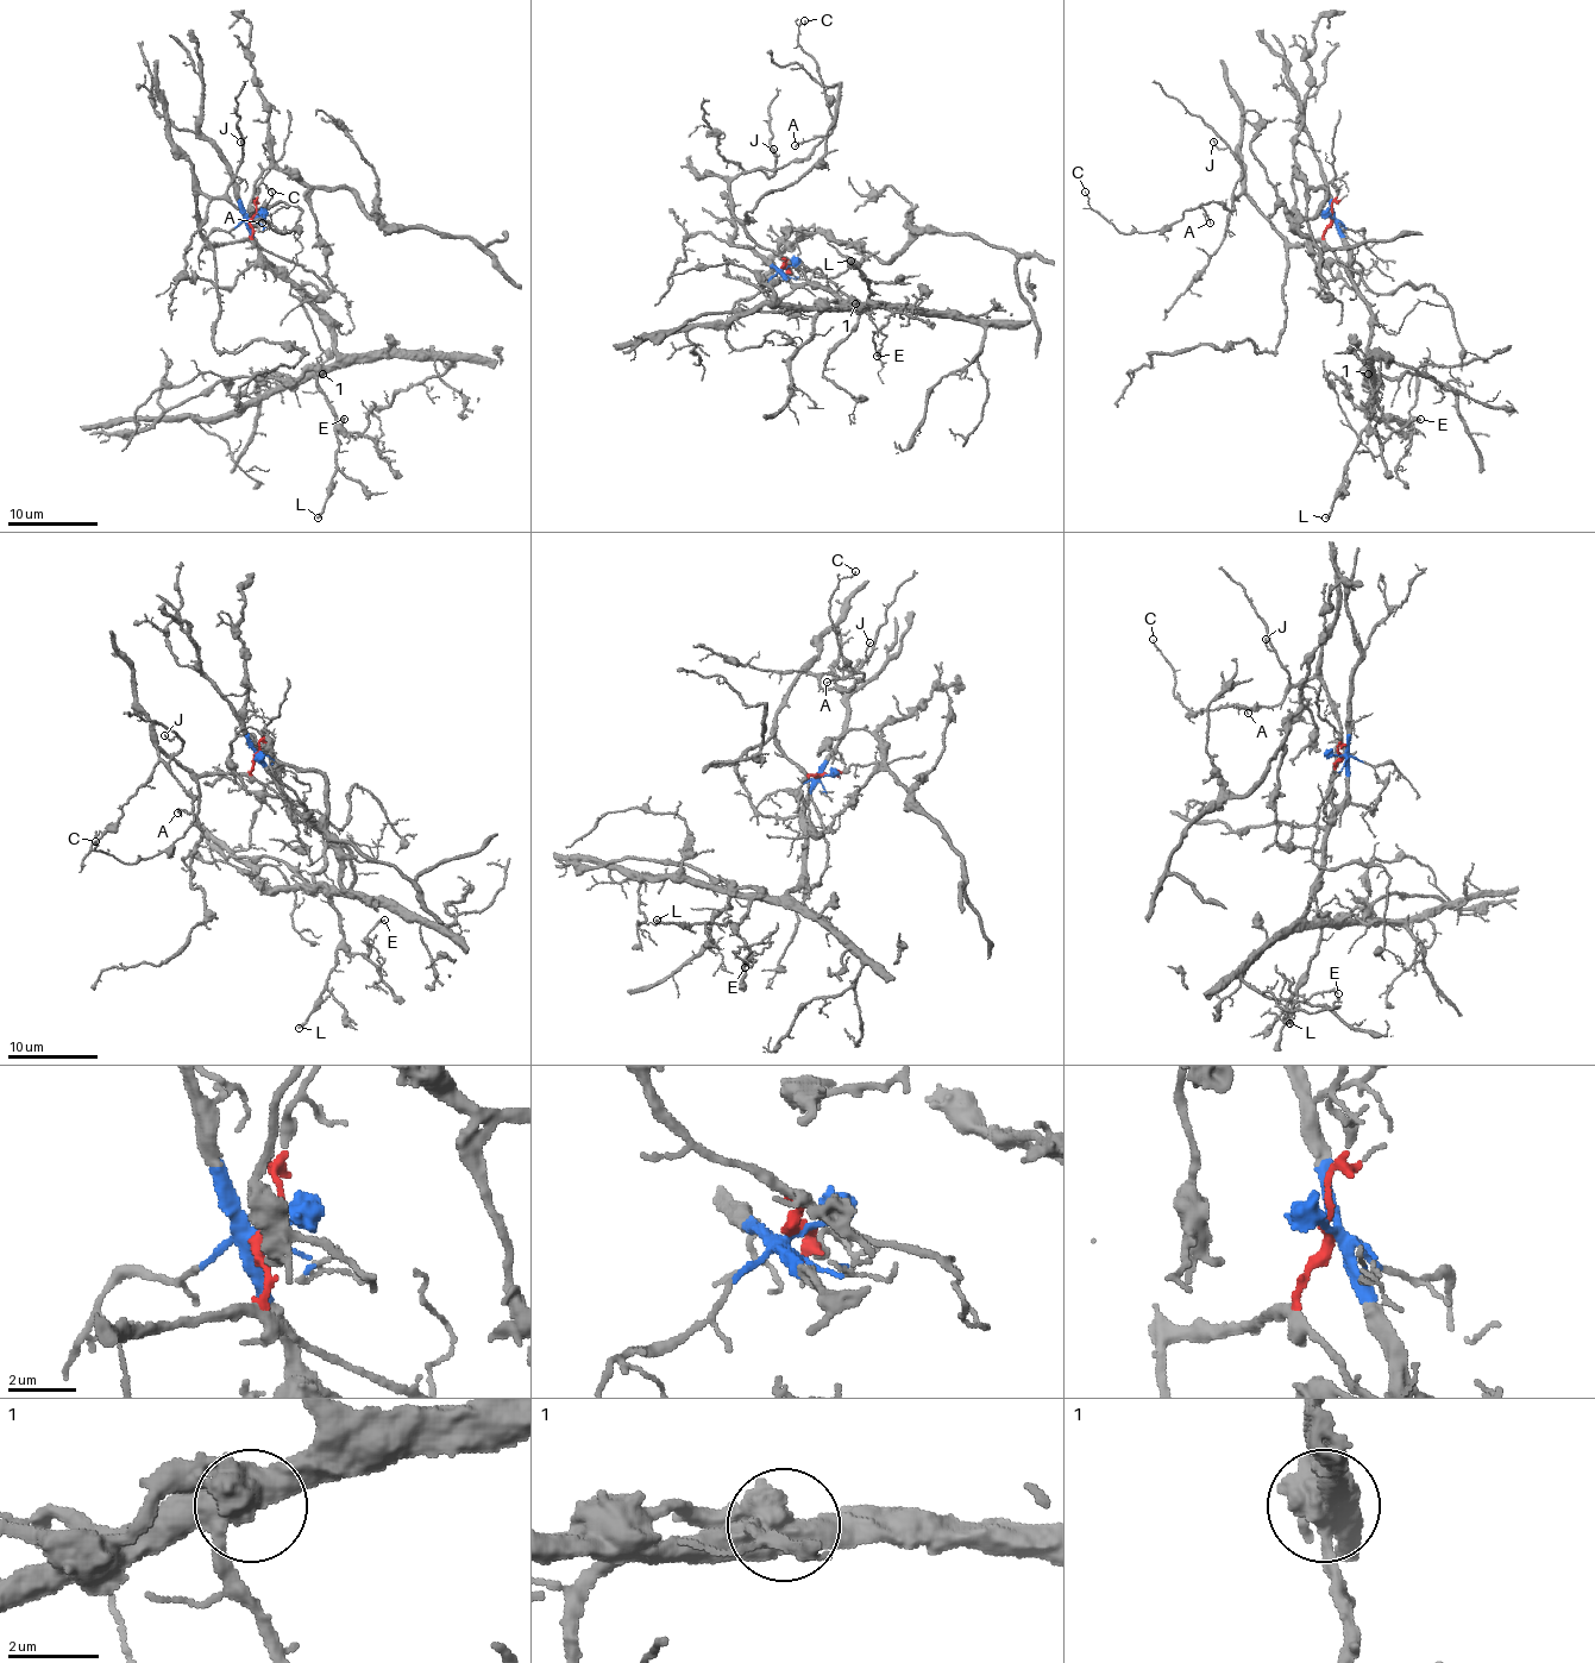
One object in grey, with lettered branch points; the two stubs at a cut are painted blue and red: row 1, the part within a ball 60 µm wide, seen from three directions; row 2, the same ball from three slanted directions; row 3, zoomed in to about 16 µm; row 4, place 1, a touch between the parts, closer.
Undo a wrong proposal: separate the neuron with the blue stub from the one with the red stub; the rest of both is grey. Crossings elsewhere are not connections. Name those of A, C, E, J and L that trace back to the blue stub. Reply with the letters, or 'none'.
E, L

